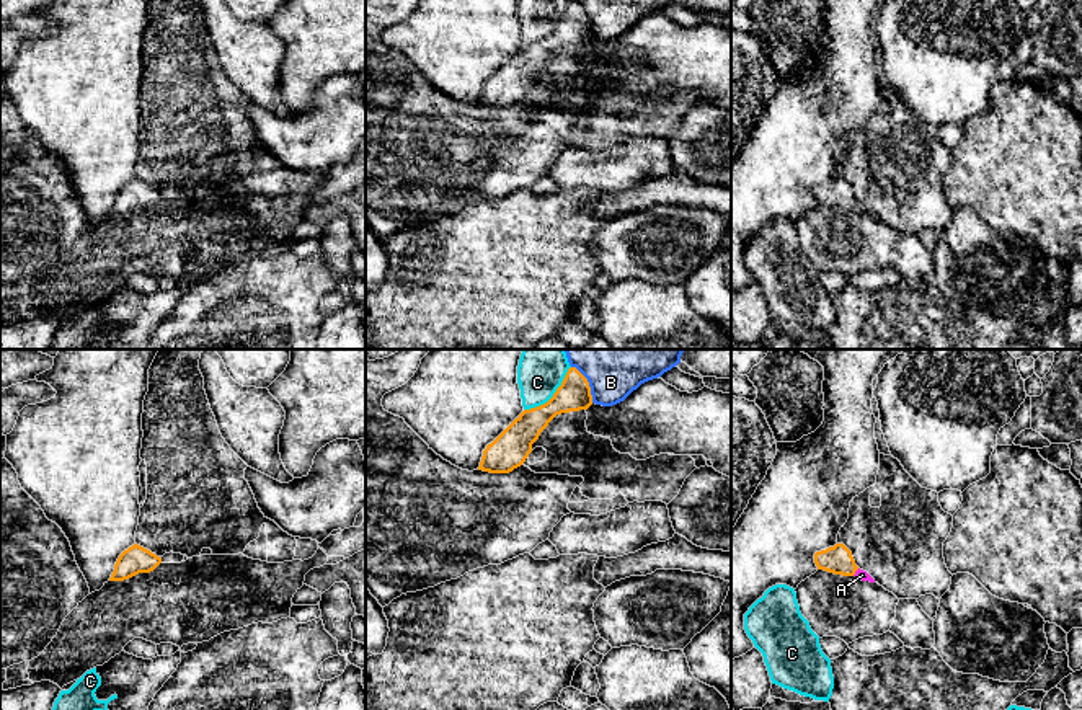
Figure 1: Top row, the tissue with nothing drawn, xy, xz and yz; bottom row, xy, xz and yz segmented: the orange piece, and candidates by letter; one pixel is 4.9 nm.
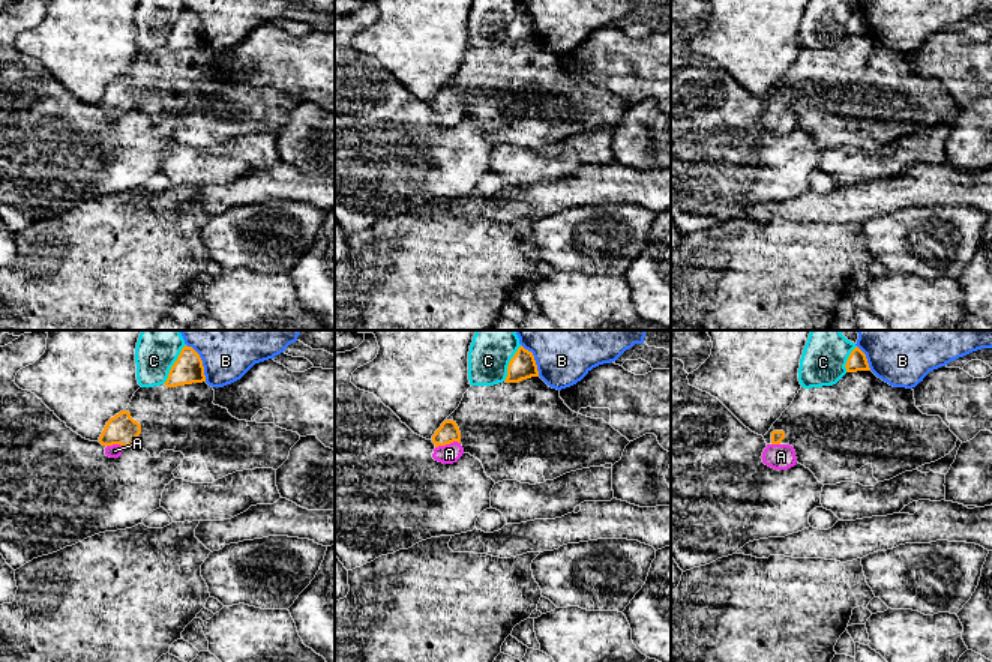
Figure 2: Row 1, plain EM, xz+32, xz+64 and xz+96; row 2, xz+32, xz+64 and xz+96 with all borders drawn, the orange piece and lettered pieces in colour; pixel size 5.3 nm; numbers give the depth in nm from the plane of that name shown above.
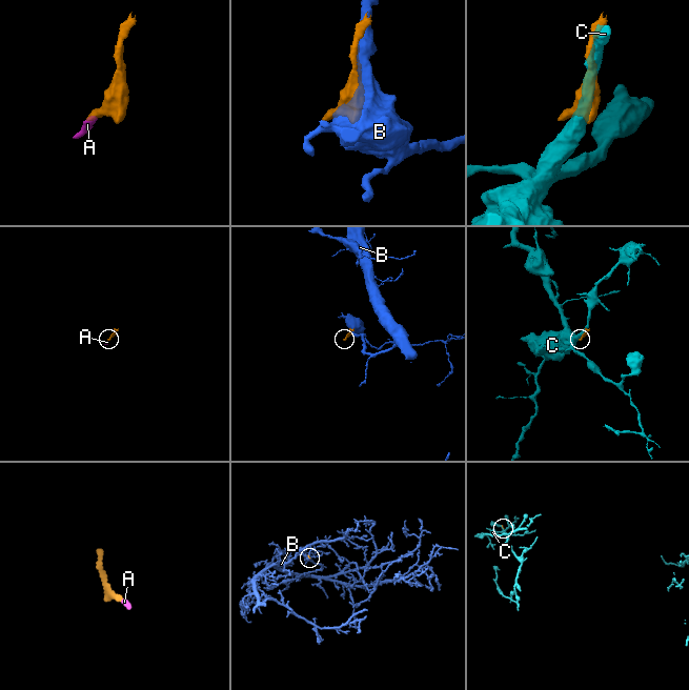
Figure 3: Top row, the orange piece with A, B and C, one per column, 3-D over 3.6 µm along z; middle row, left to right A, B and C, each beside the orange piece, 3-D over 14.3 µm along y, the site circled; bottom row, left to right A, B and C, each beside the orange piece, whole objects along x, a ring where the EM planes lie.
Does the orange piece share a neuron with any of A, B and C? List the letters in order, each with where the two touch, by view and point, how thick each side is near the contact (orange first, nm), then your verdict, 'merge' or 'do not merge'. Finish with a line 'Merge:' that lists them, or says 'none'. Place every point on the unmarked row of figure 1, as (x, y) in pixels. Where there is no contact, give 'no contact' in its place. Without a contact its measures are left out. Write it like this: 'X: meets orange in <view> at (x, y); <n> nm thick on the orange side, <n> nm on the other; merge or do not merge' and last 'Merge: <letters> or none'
A: meets orange in yz at (855, 204); 140 nm thick on the orange side, 50 nm on the other; merge
B: meets orange in xz at (588, 18); 160 nm thick on the orange side, 190 nm on the other; do not merge
C: meets orange in xz at (554, 30); 160 nm thick on the orange side, 180 nm on the other; do not merge
Merge: A

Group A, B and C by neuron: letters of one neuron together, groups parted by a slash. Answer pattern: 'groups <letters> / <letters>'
groups A / B / C

